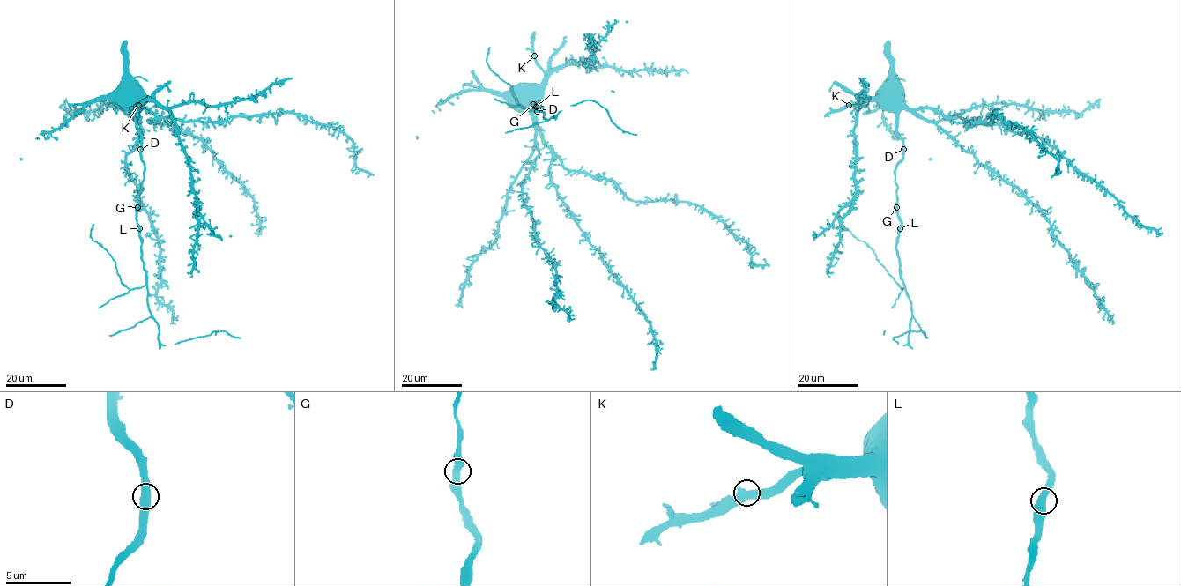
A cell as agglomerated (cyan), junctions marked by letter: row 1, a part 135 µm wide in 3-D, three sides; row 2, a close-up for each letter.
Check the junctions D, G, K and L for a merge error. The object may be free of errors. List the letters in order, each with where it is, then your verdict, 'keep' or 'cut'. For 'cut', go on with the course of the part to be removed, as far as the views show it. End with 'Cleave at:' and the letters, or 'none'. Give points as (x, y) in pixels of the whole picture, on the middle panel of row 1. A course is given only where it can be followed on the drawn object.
D: at (537, 111); keep
G: at (533, 104); keep
K: at (534, 55); keep
L: at (536, 107); keep
Cleave at: none

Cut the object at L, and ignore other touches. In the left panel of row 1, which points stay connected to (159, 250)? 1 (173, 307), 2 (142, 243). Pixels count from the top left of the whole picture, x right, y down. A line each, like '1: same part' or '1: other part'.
1: same part
2: other part

